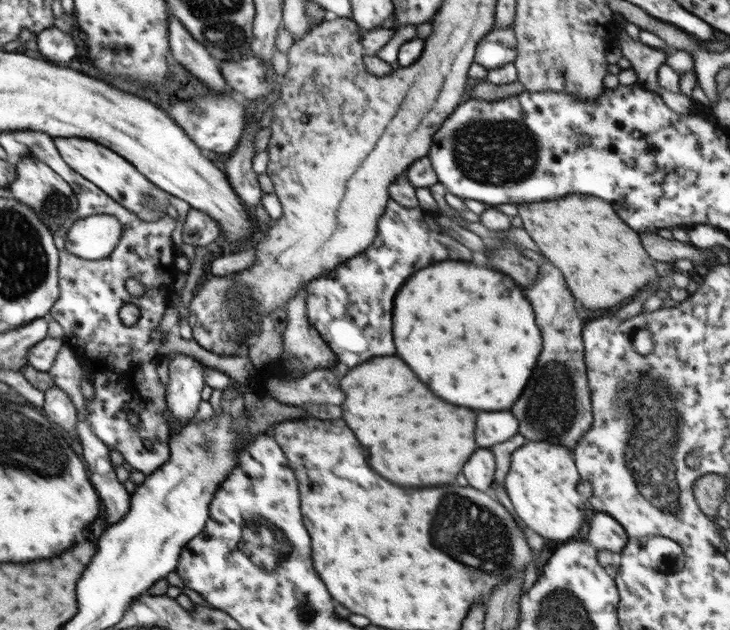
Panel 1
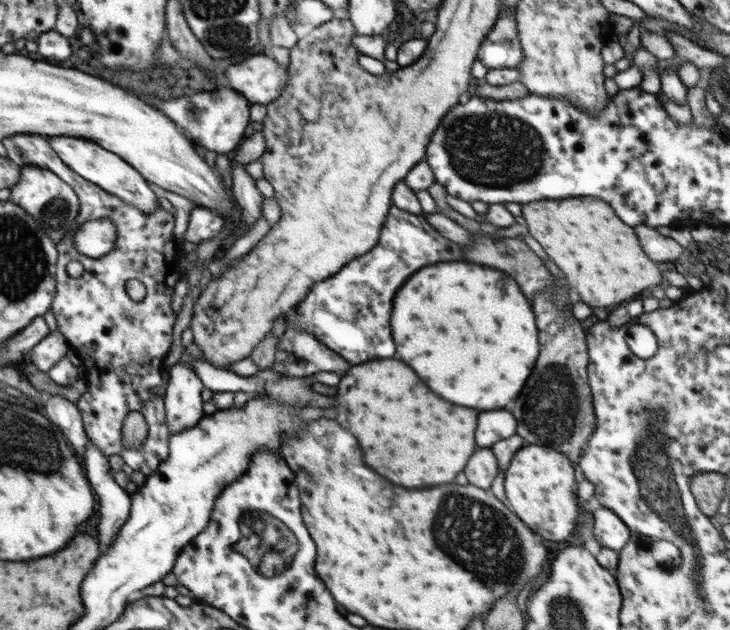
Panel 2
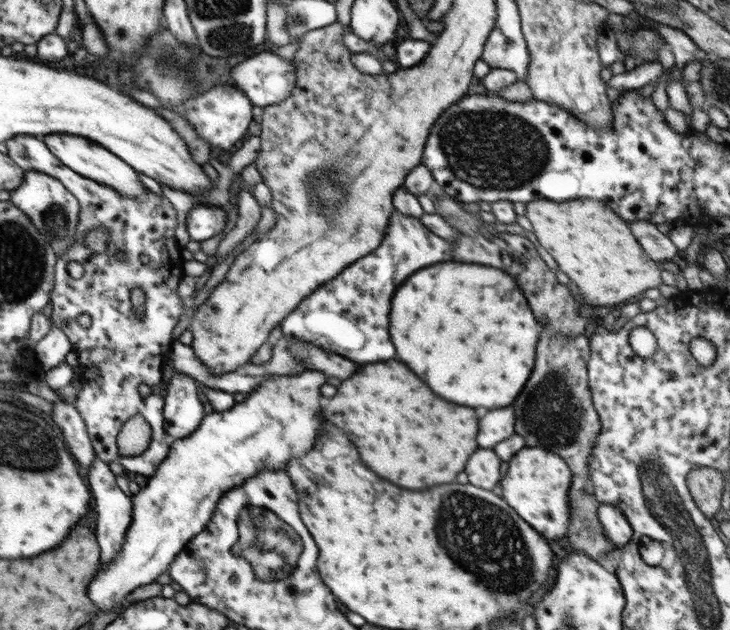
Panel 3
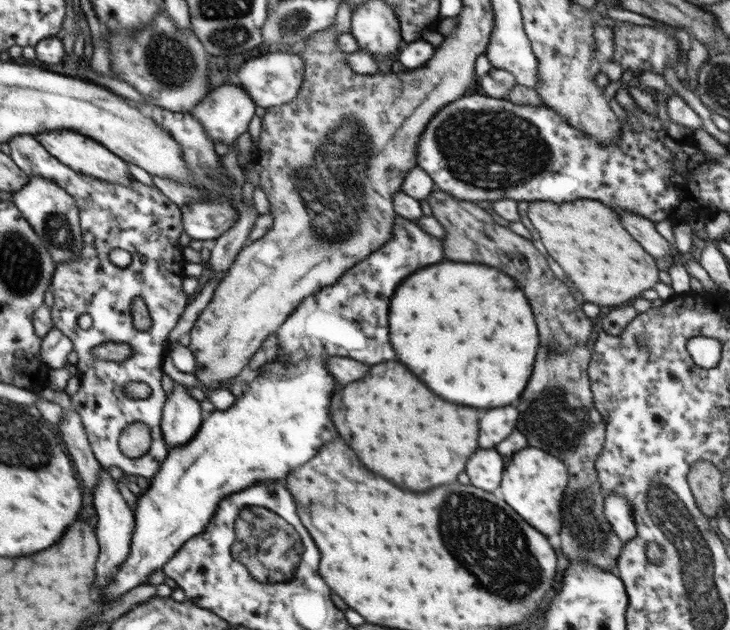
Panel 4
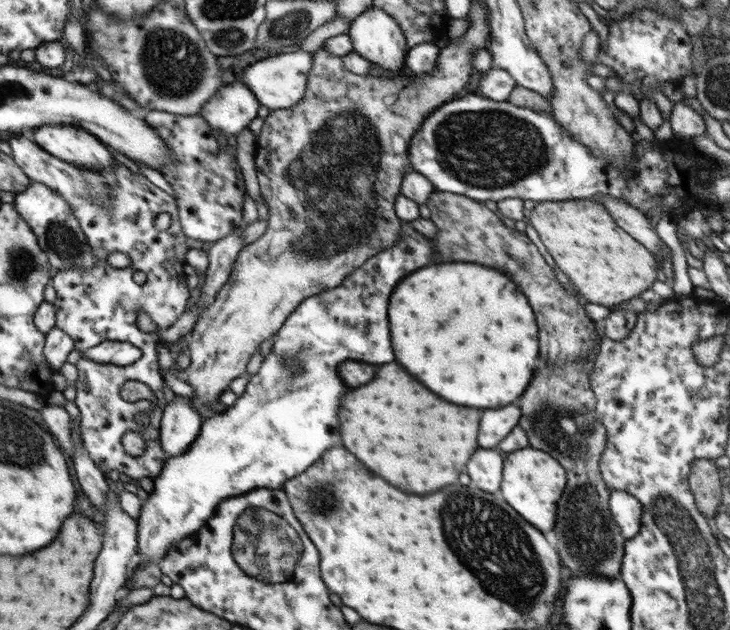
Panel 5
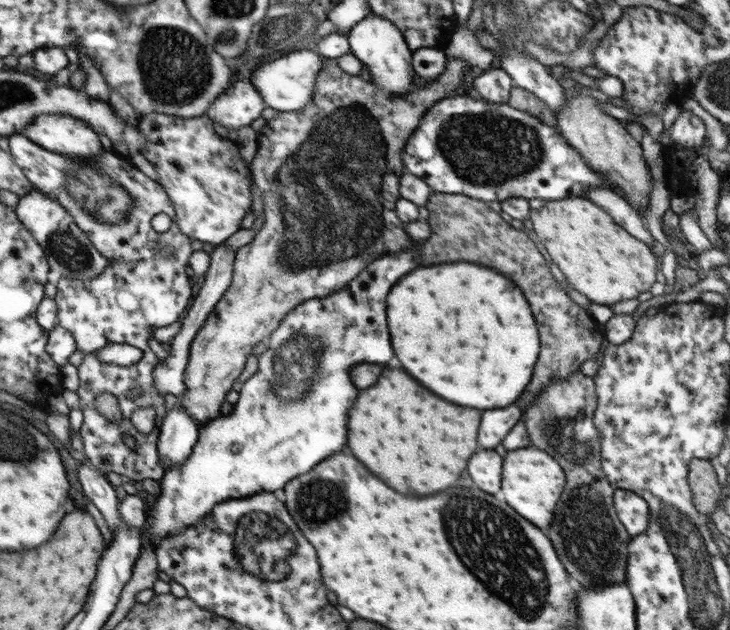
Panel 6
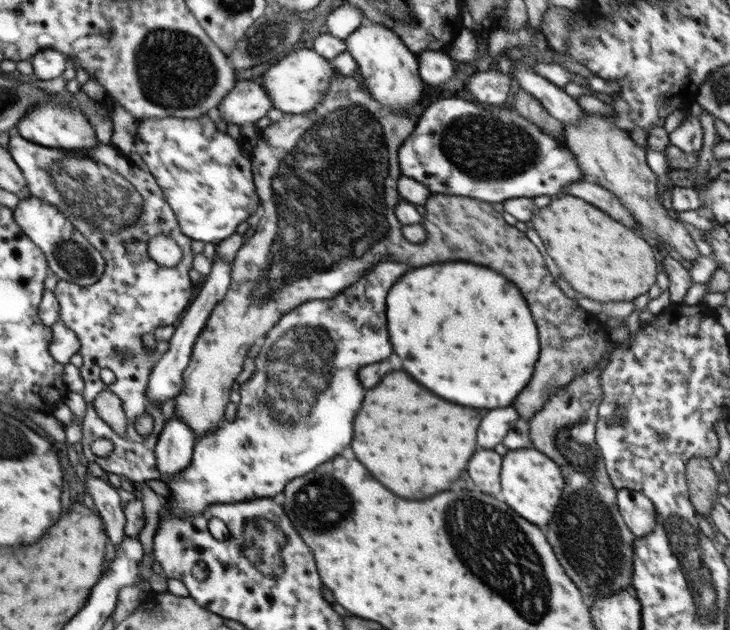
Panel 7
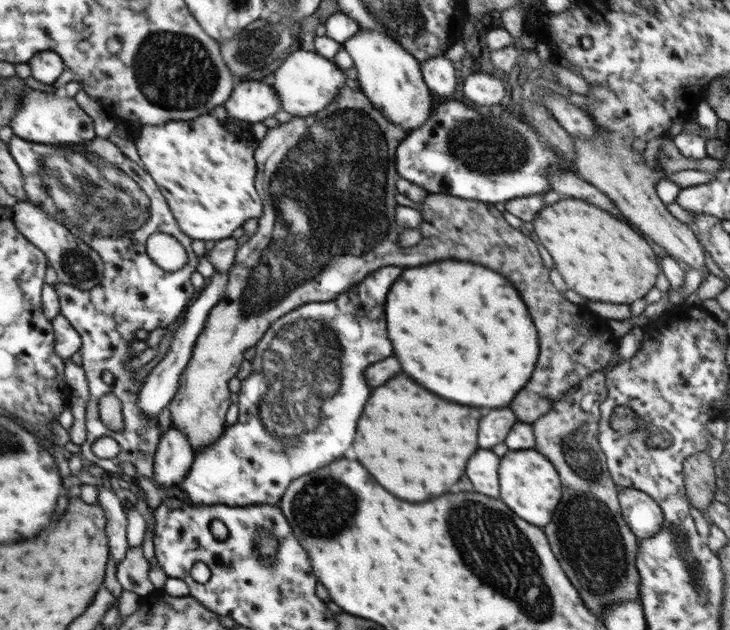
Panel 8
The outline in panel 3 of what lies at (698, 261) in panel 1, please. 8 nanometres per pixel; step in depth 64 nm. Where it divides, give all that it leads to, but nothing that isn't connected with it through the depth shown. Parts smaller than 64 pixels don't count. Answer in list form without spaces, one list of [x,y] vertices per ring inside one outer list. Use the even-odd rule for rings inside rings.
[[[638,220],[638,222],[632,222],[632,224],[628,224],[628,226],[632,228],[634,236],[638,238],[642,250],[644,250],[652,260],[683,260],[683,255],[676,247],[676,244],[672,242],[668,234],[665,235],[658,231],[655,224]]]

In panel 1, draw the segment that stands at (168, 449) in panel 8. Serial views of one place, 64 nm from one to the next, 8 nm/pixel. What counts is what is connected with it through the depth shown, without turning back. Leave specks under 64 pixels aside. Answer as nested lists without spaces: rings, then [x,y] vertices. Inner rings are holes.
[[[182,353],[176,354],[173,360],[169,362],[169,382],[165,389],[166,406],[170,408],[174,417],[187,424],[188,419],[196,413],[199,402],[201,401],[202,389],[205,386],[204,364],[192,356]]]

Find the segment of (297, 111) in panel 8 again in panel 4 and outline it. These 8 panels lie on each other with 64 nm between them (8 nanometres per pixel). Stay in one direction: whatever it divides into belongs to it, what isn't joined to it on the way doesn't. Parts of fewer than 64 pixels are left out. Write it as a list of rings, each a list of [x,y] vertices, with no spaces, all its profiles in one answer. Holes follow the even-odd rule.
[[[267,52],[264,55],[258,54],[248,61],[242,63],[236,76],[240,80],[239,86],[244,88],[256,106],[268,108],[279,107],[289,103],[300,92],[300,85],[304,80],[304,60],[300,54]]]

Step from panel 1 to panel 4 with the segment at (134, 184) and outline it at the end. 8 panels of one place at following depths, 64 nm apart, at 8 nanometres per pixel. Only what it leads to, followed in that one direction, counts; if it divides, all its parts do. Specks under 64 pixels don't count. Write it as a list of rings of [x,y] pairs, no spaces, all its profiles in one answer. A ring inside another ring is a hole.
[[[52,130],[40,135],[34,136],[47,148],[50,154],[56,154],[55,158],[65,166],[94,178],[103,179],[106,182],[130,186],[133,182],[133,176],[128,170],[128,164],[119,158],[114,152],[107,150],[102,143],[95,142],[92,138],[78,132],[66,132],[66,130]]]

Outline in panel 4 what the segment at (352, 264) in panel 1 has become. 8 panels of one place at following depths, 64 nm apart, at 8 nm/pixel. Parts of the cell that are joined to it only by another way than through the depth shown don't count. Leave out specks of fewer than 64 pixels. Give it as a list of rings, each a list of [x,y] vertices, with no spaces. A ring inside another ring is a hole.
[[[397,215],[394,221],[394,229],[392,229],[392,237],[390,237],[390,240],[388,240],[380,250],[372,252],[366,260],[362,260],[362,262],[358,262],[358,264],[352,266],[352,268],[348,268],[348,271],[340,276],[340,280],[330,286],[325,286],[316,294],[307,296],[296,307],[296,310],[294,310],[294,312],[286,318],[286,321],[280,325],[276,334],[278,347],[284,349],[286,358],[284,358],[282,362],[280,362],[278,358],[274,358],[271,363],[264,364],[262,370],[258,372],[258,376],[249,384],[248,390],[245,390],[243,396],[236,400],[230,408],[213,412],[209,415],[205,414],[202,424],[198,429],[197,436],[192,437],[190,441],[183,445],[178,445],[176,448],[172,448],[168,451],[168,456],[162,461],[160,469],[158,469],[158,472],[149,480],[149,488],[143,490],[138,496],[138,504],[134,510],[136,526],[133,544],[131,546],[131,556],[128,556],[127,562],[123,564],[123,568],[120,568],[120,572],[112,577],[112,581],[110,581],[108,585],[104,585],[104,591],[102,591],[102,594],[104,594],[104,603],[117,600],[125,592],[135,589],[137,586],[145,585],[146,580],[154,574],[154,570],[162,571],[164,565],[176,554],[177,550],[180,550],[184,542],[200,534],[202,530],[204,530],[204,527],[208,526],[208,522],[211,521],[215,510],[224,497],[232,495],[235,492],[240,492],[242,489],[247,489],[252,485],[256,485],[256,483],[260,483],[260,481],[278,481],[286,478],[288,473],[292,473],[292,470],[296,469],[296,467],[302,467],[304,463],[312,459],[312,457],[318,453],[320,446],[332,441],[332,438],[338,436],[338,432],[336,432],[336,428],[334,428],[334,424],[332,424],[332,418],[330,418],[330,414],[328,414],[330,404],[332,404],[332,398],[330,398],[330,396],[332,396],[332,392],[336,390],[336,382],[334,382],[334,376],[331,376],[330,372],[328,372],[326,357],[346,356],[348,358],[354,358],[354,360],[358,360],[358,362],[364,362],[364,364],[380,364],[380,362],[386,362],[386,360],[394,360],[394,350],[392,350],[390,340],[388,340],[390,298],[392,298],[394,290],[398,288],[398,284],[400,284],[404,278],[408,278],[412,272],[416,272],[418,268],[424,268],[424,266],[442,262],[442,260],[444,260],[444,244],[442,244],[442,240],[440,240],[440,238],[434,238],[434,236],[430,236],[430,234],[426,234],[426,232],[422,230],[422,227],[415,221]]]

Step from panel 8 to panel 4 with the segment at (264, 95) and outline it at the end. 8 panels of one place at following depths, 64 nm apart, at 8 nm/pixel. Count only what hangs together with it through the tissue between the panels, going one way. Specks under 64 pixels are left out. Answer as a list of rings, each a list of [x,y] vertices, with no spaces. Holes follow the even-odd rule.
[[[222,85],[210,90],[194,108],[192,108],[192,118],[196,118],[202,126],[204,133],[215,142],[221,142],[226,146],[236,143],[240,135],[249,130],[248,124],[254,116],[256,104],[250,94],[240,86]]]

